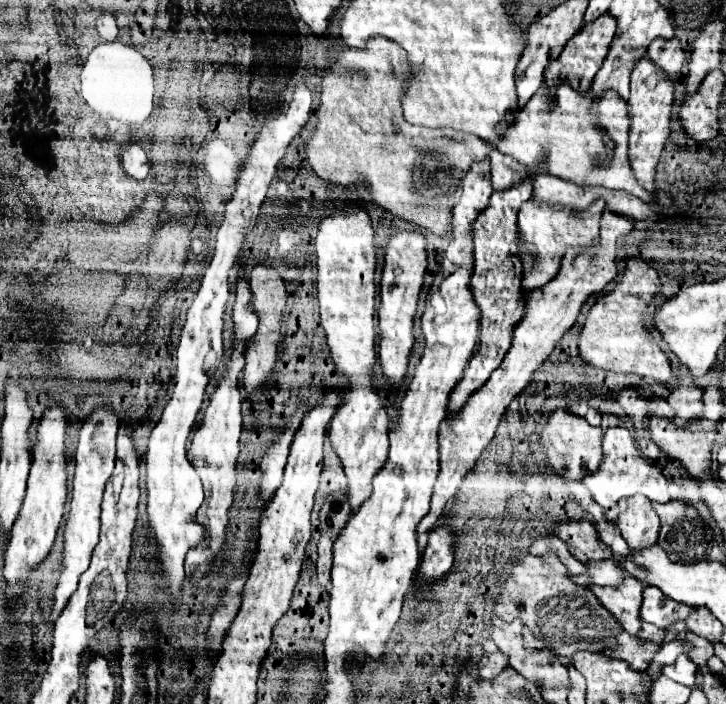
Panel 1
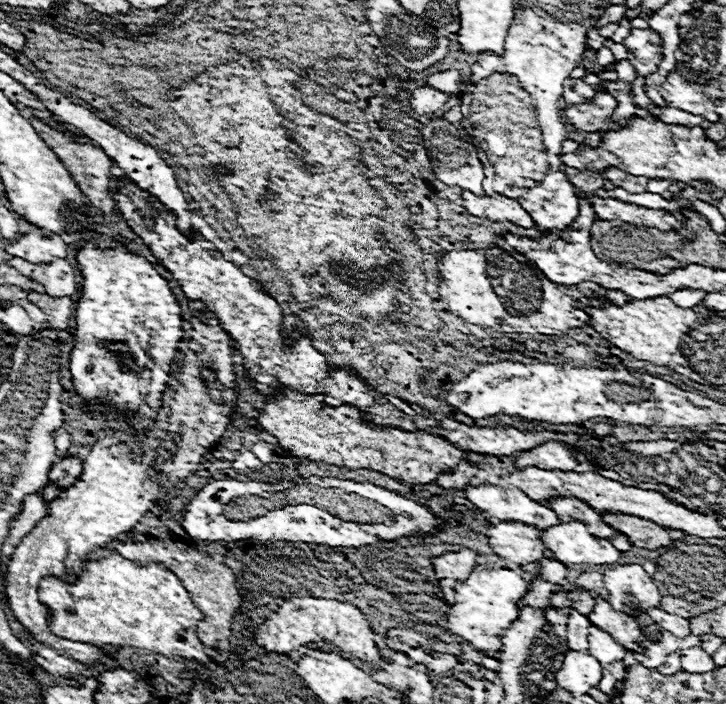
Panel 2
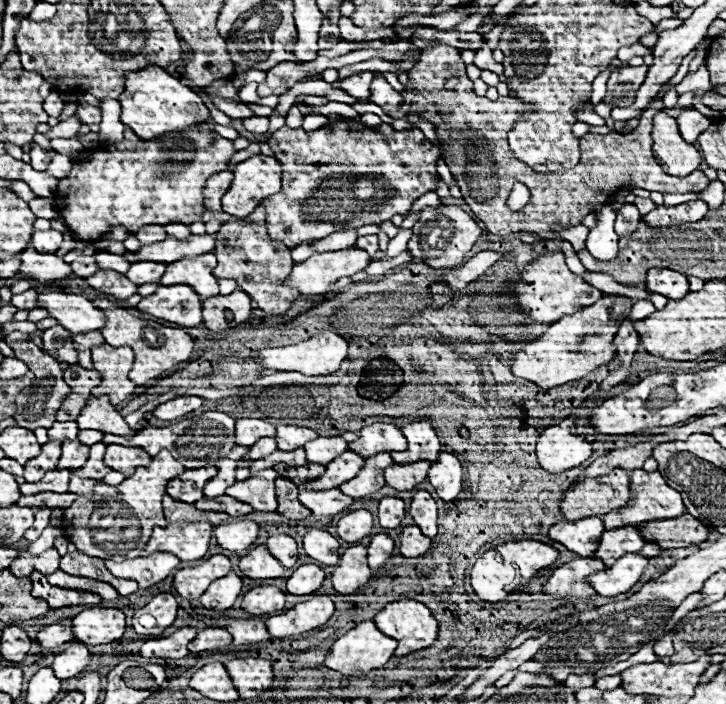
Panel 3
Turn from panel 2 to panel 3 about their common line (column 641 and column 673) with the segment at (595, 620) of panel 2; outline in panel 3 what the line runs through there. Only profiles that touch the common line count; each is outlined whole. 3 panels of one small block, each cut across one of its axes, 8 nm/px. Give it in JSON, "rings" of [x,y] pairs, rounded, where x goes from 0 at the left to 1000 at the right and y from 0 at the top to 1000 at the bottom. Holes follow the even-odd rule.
{"rings":[[[923,895],[920,901],[915,901],[915,903],[901,915],[901,926],[904,926],[906,932],[923,932],[923,929],[928,929],[926,903],[928,903],[928,895]]]}

